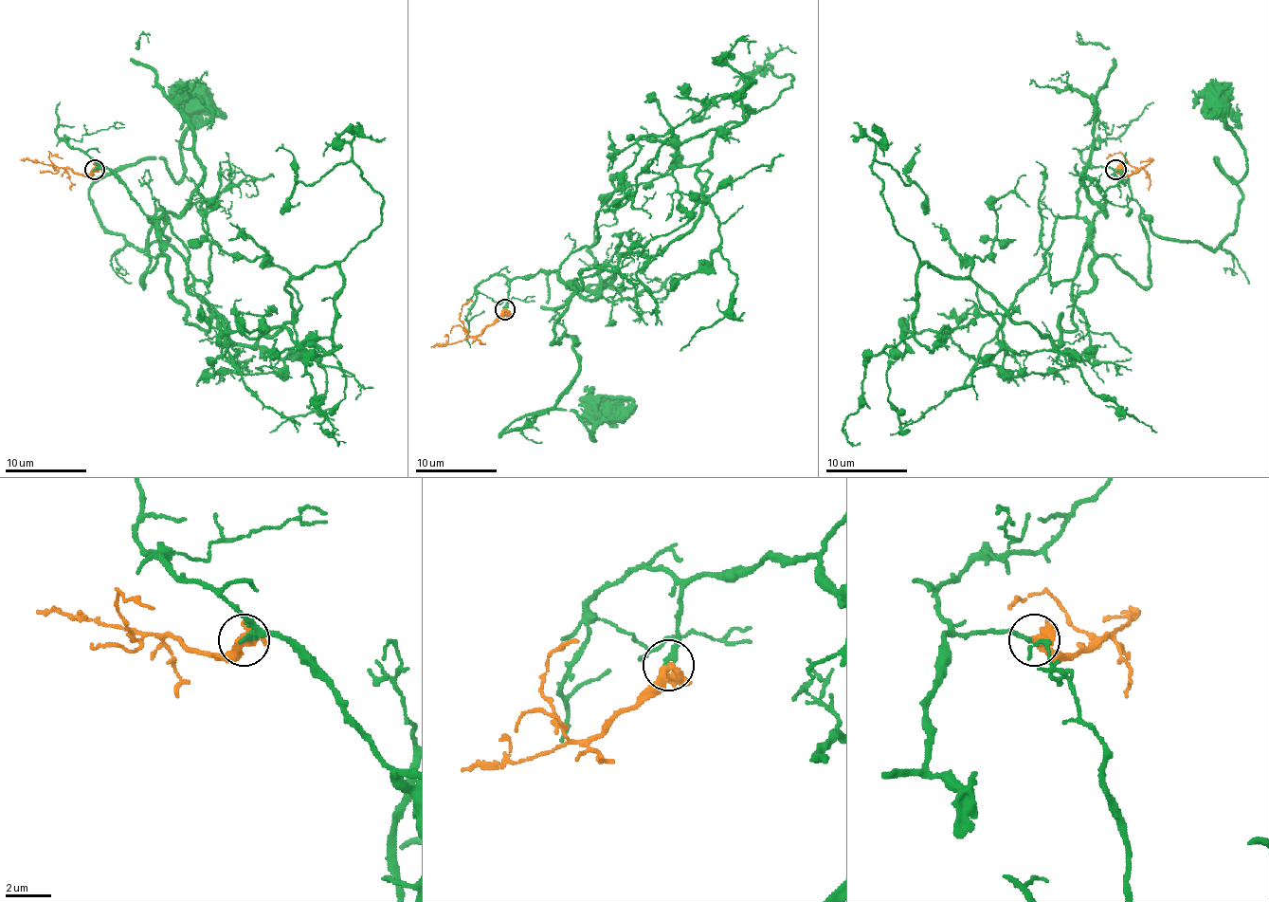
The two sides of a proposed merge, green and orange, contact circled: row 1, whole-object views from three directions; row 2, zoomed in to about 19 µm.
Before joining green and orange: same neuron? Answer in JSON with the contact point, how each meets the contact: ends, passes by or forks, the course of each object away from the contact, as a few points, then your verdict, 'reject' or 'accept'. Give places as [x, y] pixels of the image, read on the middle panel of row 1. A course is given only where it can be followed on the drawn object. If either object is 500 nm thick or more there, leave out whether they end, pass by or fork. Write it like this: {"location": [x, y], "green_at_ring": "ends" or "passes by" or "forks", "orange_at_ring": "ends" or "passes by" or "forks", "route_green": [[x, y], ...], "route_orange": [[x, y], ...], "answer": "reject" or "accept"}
{"location": [504, 309], "route_green": [[505, 307], [556, 271], [574, 291], [551, 342], [579, 363], [498, 435], [554, 408], [593, 441], [604, 408]], "route_orange": [[505, 310], [479, 335], [470, 337], [460, 307], [472, 300]], "answer": "accept"}

